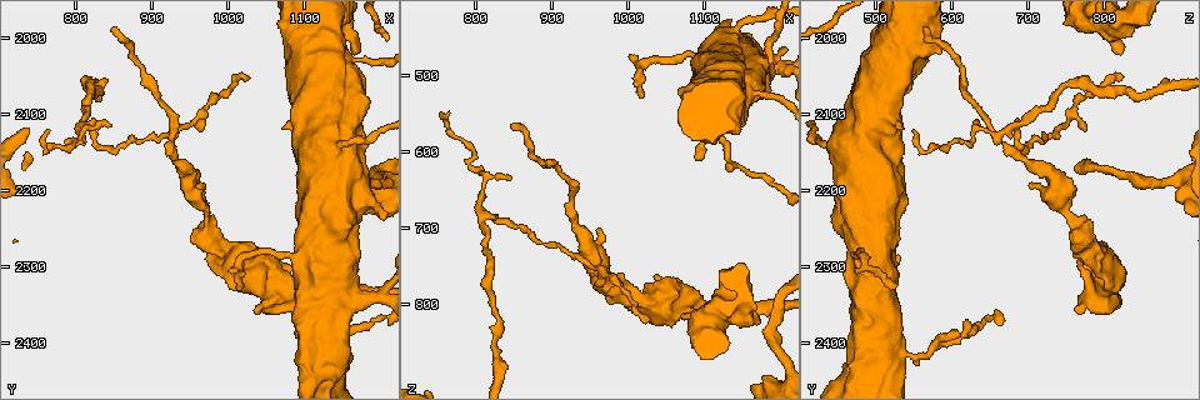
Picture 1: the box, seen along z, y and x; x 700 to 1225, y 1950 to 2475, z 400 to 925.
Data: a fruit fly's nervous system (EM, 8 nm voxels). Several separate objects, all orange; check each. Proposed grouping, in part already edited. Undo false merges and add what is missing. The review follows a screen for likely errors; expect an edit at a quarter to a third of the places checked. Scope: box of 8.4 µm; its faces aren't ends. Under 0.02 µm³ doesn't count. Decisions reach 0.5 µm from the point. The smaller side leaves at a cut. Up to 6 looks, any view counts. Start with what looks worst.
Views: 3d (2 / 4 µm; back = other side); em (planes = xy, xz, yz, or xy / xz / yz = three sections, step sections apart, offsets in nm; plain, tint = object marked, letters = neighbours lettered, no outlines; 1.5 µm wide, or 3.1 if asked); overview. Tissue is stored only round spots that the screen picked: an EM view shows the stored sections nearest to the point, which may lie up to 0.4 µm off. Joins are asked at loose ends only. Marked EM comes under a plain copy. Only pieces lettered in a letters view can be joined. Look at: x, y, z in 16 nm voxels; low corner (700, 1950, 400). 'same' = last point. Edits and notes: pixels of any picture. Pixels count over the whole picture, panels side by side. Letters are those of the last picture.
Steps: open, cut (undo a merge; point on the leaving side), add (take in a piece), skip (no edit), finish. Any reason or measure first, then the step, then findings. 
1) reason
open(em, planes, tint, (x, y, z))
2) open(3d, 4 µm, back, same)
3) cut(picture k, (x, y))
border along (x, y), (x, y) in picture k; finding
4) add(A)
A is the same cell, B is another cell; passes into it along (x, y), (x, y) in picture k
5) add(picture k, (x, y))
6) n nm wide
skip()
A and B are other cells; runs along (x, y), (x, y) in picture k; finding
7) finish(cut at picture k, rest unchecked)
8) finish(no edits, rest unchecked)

tapers out
open(3d, 2 µm, (850, 1990, 560))

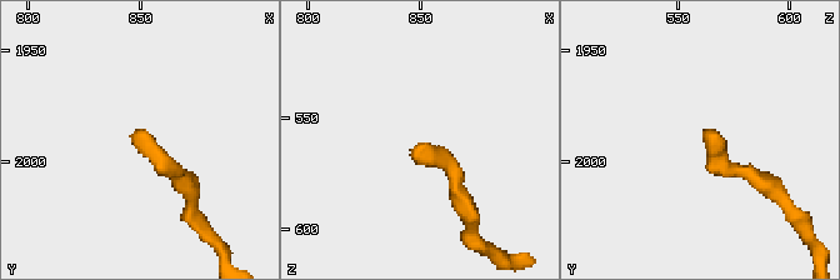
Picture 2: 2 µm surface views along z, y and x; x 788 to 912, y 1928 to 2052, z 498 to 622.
open(em, xz, step 4, tint, (853, 1987, 560))

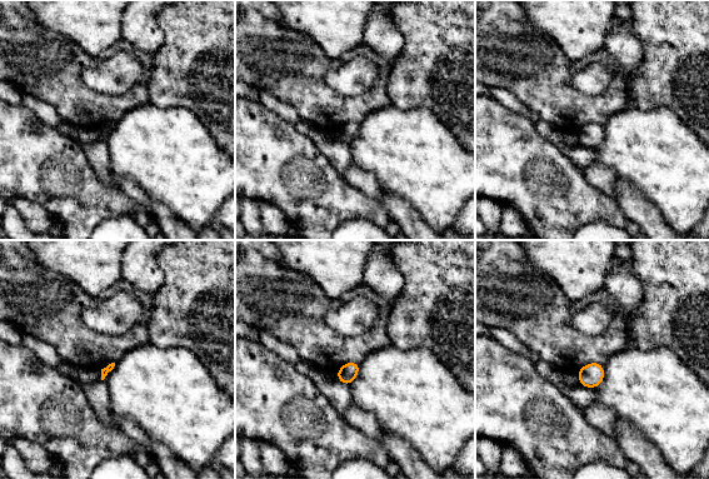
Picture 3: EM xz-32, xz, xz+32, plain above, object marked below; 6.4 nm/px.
cut it another way
open(em, planes, letters, same)

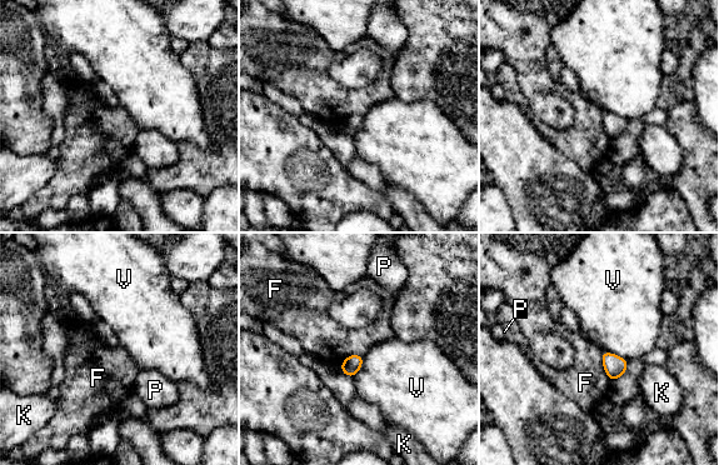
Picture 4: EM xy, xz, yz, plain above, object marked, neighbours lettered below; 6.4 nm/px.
F touches over 200 nm
skip()
F, K, P and V are other cells; border along (602, 351), (603, 369), (610, 381) in picture 4; no lettered piece goes on from it

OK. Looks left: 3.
free end
open(em, planes, letters, (1170, 2020, 820))

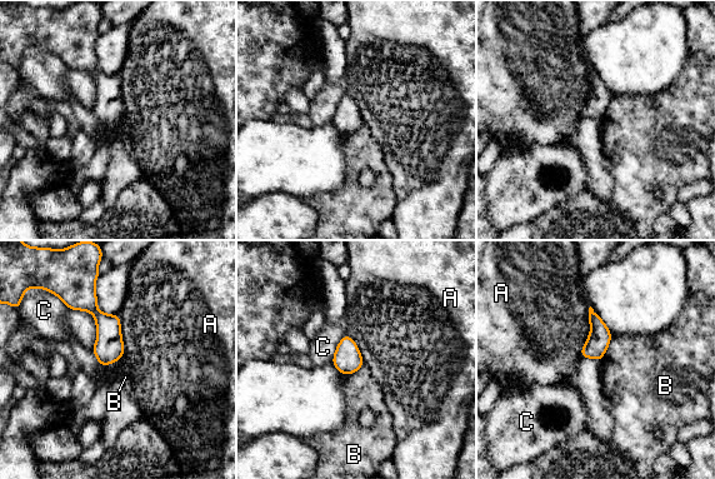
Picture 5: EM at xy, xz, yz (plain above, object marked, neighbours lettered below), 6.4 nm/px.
skip()
A, B and C are other cells; border along (611, 334), (606, 352), (599, 360) in picture 5; none of them fits

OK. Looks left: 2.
free end
open(3d, 4 µm, (970, 2125, 770))

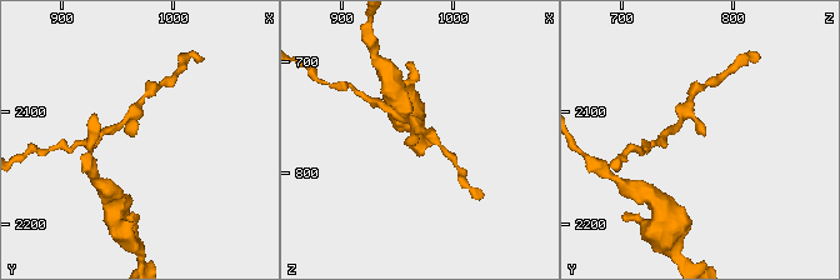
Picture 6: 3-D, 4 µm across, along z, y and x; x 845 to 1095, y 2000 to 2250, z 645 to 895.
need the tissue
open(em, planes, letters, (964, 2124, 774))

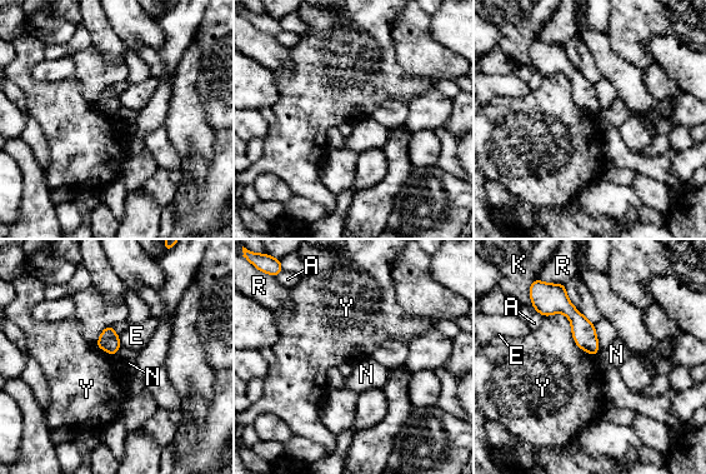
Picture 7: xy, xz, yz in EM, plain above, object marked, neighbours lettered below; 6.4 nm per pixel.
Y touches over 420 nm
skip()
A, E, K, N, R and Y are other cells; border along (544, 315), (562, 313), (594, 357) in picture 7; none of them fits

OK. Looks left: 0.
finish(no edits, rest unchecked)

